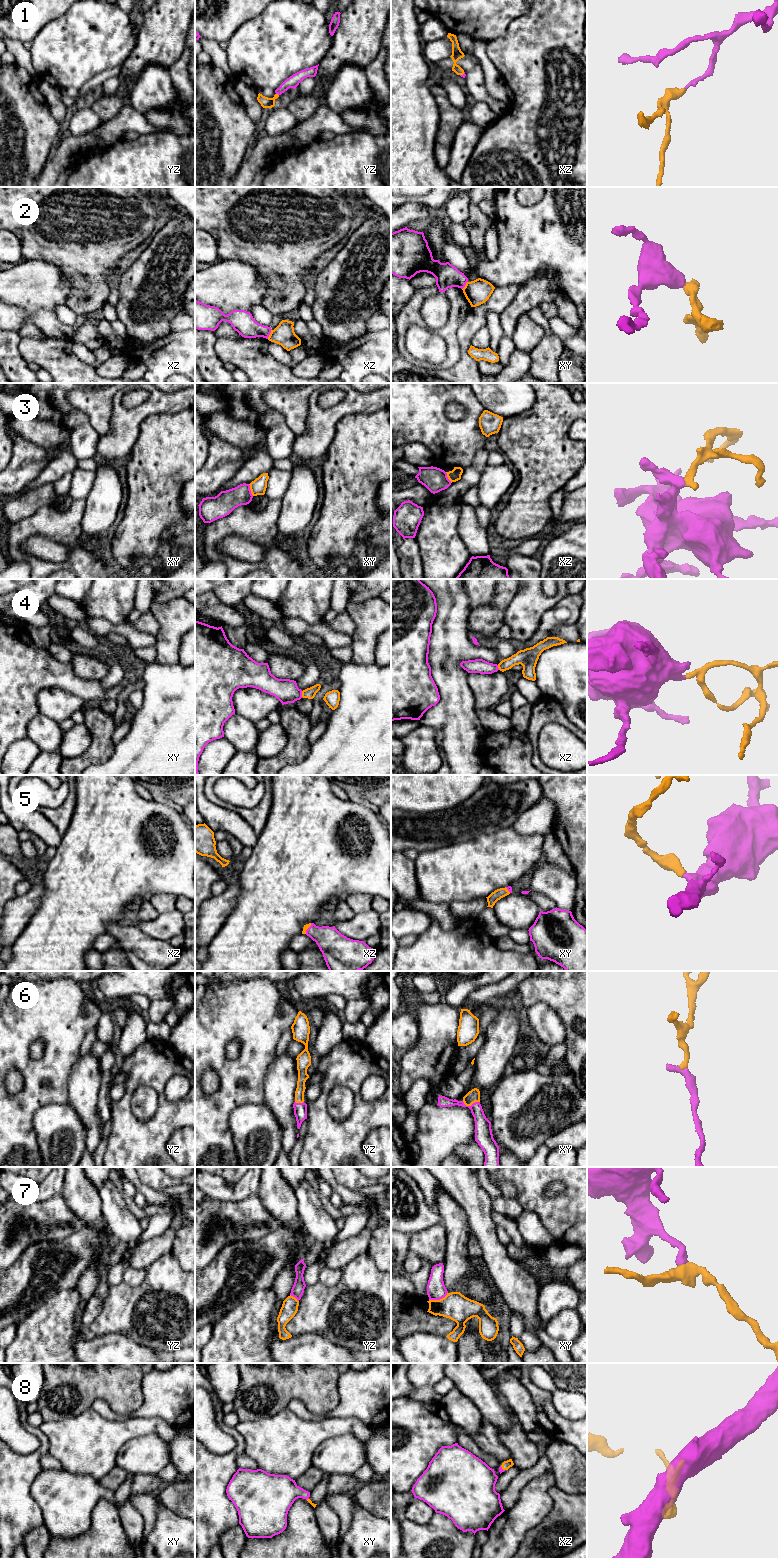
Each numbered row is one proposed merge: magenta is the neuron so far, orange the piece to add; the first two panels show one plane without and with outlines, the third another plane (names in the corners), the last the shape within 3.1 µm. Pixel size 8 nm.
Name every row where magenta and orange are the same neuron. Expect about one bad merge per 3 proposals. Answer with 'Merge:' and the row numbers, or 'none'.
Merge: 1, 4, 5, 6, 8

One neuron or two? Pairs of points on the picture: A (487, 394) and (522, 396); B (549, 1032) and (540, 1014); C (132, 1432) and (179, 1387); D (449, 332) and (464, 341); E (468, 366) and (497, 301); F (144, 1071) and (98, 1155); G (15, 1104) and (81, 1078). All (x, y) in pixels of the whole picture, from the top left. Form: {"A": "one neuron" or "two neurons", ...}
{"A": "one neuron", "B": "one neuron", "C": "two neurons", "D": "two neurons", "E": "one neuron", "F": "two neurons", "G": "two neurons"}

